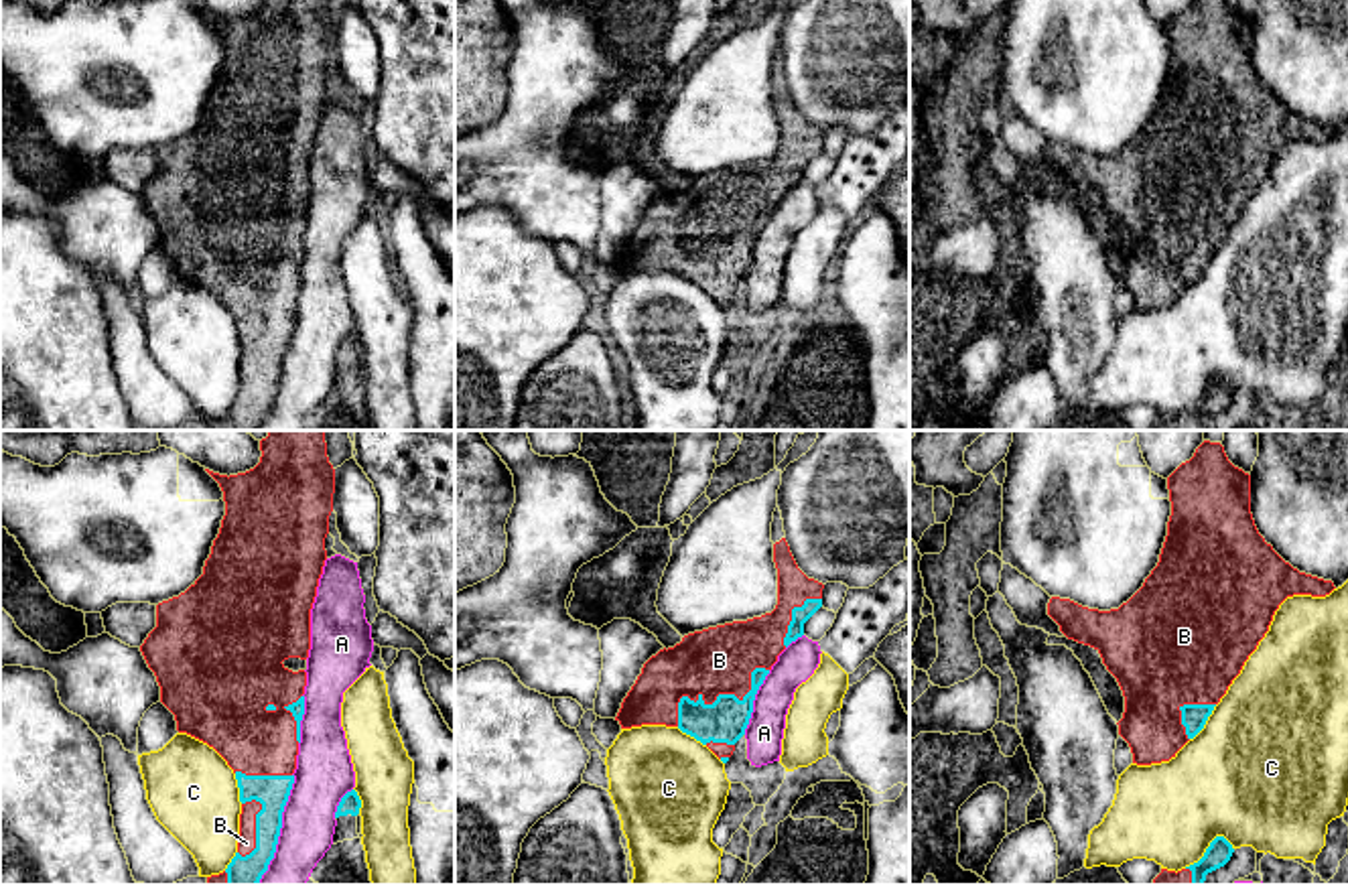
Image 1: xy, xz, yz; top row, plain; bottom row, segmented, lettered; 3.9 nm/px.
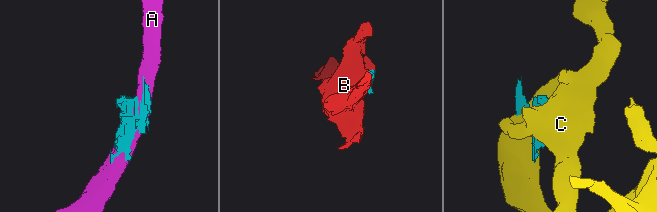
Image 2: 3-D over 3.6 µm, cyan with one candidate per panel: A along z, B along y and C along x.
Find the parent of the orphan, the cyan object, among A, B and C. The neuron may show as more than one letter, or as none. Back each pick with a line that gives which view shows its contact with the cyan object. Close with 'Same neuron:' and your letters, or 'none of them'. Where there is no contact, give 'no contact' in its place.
B: xz
Same neuron: B

